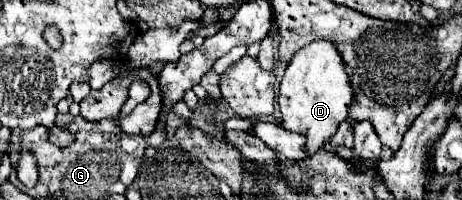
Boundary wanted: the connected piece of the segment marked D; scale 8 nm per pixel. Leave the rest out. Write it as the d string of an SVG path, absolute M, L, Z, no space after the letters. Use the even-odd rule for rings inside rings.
M316 40L294 54L280 82L278 104L282 112L282 128L302 134L306 138L304 152L312 156L336 134L338 124L346 120L352 98L354 92L336 46L330 40Z

